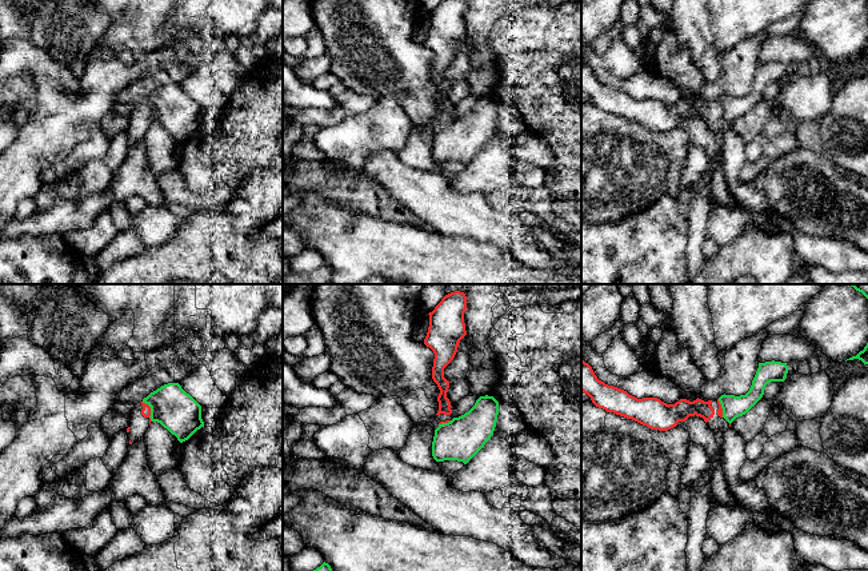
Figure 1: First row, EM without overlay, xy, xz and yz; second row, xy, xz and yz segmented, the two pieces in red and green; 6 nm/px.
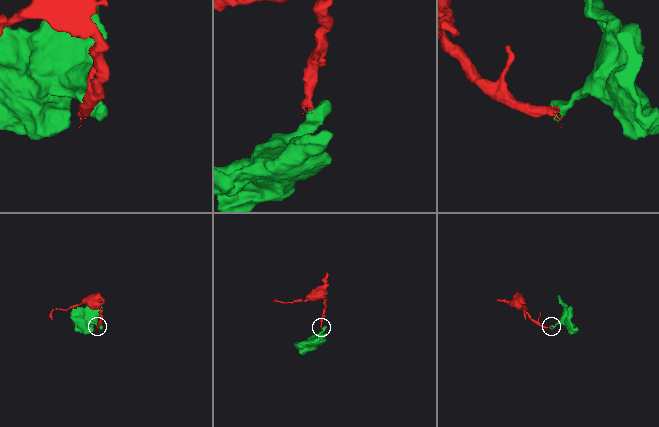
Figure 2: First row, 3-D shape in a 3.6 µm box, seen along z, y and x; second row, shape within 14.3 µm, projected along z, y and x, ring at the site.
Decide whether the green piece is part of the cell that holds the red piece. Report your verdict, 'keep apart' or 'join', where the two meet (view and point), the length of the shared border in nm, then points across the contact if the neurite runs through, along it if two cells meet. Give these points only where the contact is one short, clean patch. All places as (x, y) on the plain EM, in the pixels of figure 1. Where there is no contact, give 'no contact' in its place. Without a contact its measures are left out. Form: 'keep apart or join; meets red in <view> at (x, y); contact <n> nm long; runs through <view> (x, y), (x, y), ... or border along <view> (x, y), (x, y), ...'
keep apart; meets red in xy at (150, 111); contact 140 nm long; border along xy (142, 103), (150, 108), (150, 119), (152, 122)

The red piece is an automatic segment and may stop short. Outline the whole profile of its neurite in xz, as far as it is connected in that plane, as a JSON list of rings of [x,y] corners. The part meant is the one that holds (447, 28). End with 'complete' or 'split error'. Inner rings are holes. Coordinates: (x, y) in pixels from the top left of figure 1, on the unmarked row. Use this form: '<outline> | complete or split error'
[[[441,0],[435,11],[428,15],[429,28],[424,45],[435,55],[432,80],[440,91],[437,97],[439,112],[435,119],[439,125],[453,120],[451,103],[447,99],[449,83],[444,79],[444,69],[453,61],[460,41],[467,36],[465,11],[467,0]]] | split error

